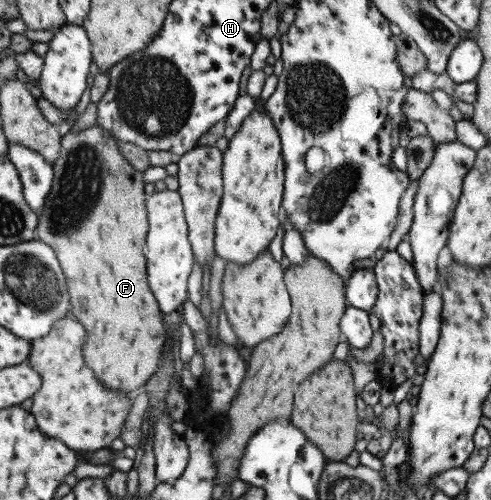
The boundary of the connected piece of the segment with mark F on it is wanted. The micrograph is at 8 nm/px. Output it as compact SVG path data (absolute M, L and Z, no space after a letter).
M98 124L61 137L60 157L53 163L53 186L41 208L35 235L56 251L64 269L72 297L72 313L88 331L82 351L86 365L90 365L106 387L128 391L130 398L156 371L167 336L163 312L146 281L145 248L149 223L143 172L126 161L117 142Z

